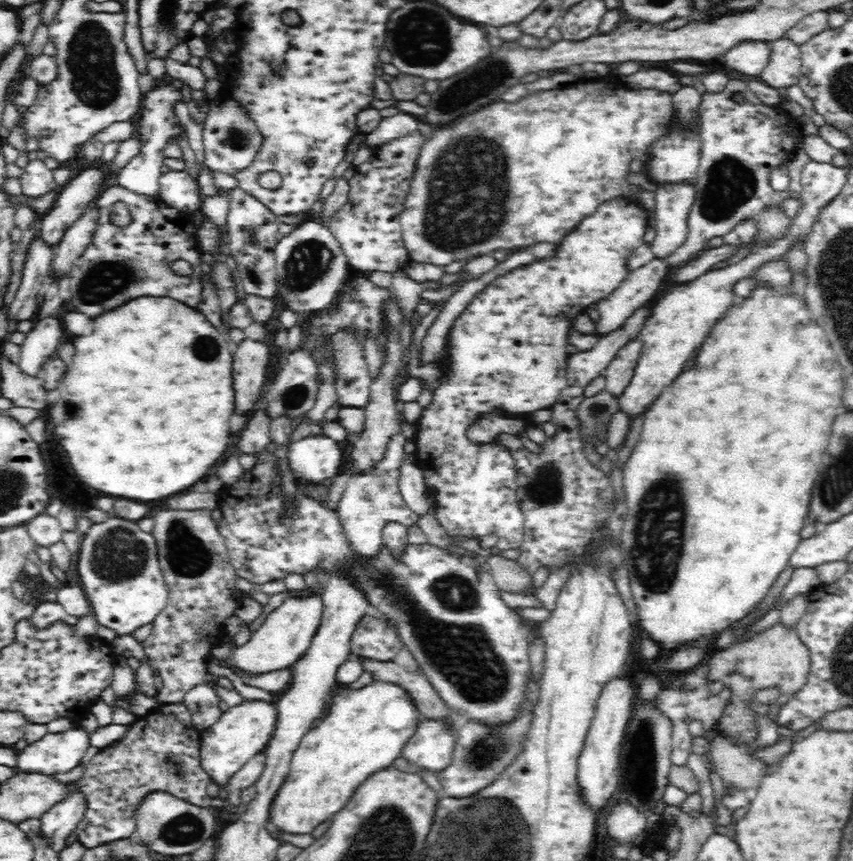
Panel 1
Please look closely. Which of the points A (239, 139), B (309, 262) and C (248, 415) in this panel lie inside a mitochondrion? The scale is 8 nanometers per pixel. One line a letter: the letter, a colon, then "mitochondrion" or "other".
A: mitochondrion
B: mitochondrion
C: other

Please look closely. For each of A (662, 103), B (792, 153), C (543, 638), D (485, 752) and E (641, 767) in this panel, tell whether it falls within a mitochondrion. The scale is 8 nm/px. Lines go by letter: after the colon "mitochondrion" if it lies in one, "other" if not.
A: other
B: other
C: other
D: mitochondrion
E: mitochondrion

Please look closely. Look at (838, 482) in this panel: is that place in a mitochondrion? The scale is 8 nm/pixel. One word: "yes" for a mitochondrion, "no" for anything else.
yes

